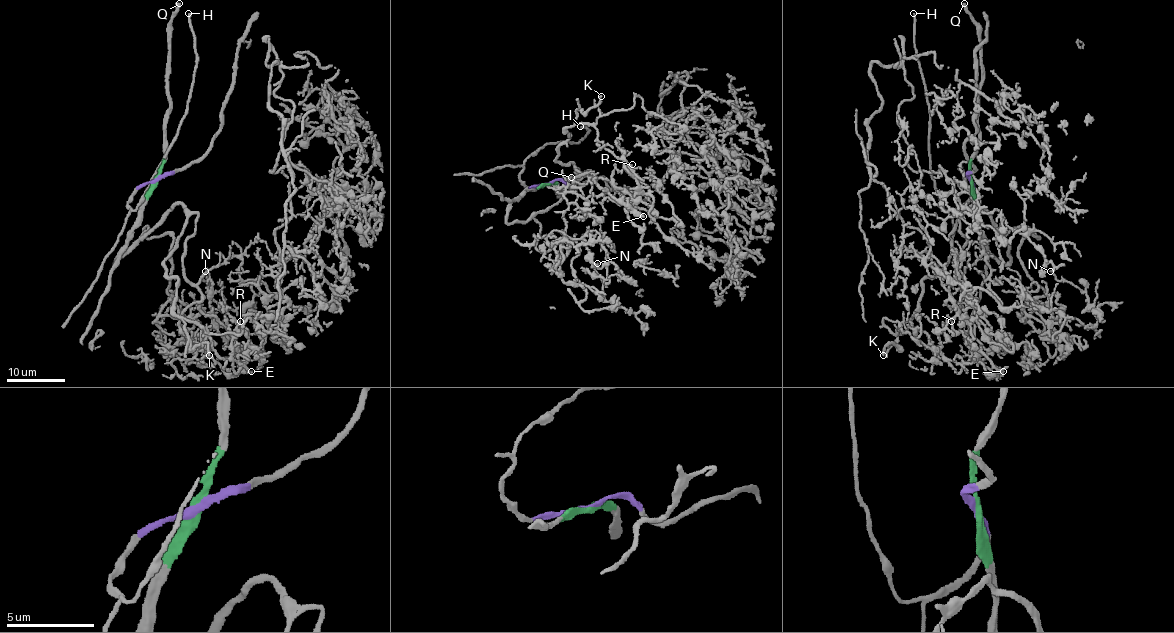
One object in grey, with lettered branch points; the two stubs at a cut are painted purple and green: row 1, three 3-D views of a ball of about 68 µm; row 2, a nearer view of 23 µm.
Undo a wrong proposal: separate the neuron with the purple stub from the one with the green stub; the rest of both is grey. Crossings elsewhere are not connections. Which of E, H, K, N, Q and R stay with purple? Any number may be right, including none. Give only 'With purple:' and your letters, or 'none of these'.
With purple: H

